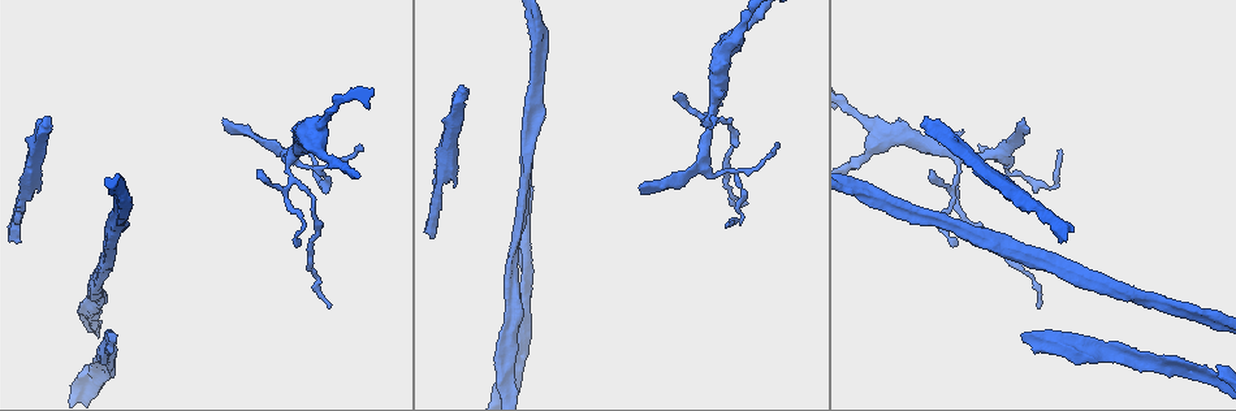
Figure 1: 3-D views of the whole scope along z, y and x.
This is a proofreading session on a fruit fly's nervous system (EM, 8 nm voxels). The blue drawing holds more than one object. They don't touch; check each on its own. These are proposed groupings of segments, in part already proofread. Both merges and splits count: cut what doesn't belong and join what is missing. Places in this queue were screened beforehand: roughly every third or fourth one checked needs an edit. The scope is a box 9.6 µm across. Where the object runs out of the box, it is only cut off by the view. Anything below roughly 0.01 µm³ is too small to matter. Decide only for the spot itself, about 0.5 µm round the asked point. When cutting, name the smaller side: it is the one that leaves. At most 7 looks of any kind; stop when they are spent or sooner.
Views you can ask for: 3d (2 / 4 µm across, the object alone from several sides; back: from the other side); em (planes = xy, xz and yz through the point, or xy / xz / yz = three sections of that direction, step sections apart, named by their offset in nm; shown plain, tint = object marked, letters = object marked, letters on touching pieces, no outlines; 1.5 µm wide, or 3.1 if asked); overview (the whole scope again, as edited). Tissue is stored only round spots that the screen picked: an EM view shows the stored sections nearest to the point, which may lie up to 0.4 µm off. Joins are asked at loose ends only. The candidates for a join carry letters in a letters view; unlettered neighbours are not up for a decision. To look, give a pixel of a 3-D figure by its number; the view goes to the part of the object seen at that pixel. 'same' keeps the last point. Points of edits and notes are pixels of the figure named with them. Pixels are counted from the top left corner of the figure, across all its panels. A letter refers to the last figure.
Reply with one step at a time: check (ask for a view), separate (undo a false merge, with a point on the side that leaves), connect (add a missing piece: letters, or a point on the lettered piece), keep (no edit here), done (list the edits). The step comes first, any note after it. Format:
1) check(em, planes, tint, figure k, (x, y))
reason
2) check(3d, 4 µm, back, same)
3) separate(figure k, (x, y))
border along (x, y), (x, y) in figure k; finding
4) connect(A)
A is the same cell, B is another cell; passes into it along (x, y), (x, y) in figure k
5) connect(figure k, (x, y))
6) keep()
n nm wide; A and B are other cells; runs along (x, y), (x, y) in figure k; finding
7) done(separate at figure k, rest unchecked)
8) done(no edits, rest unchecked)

check(3d, 4 µm, figure 1, (638, 188))
an open end

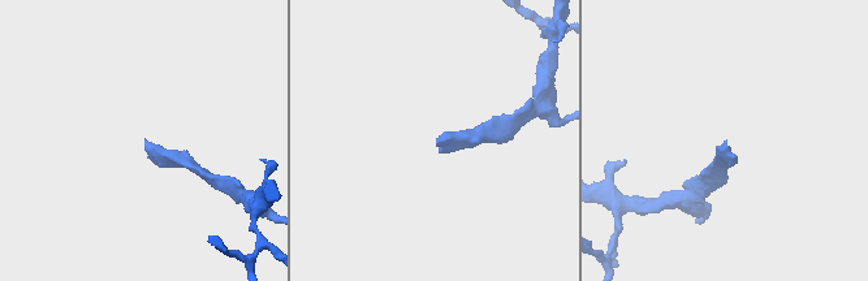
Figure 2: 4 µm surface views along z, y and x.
check(em, yz, step 4, tint, figure 2, (725, 144))
shape alone is not enough

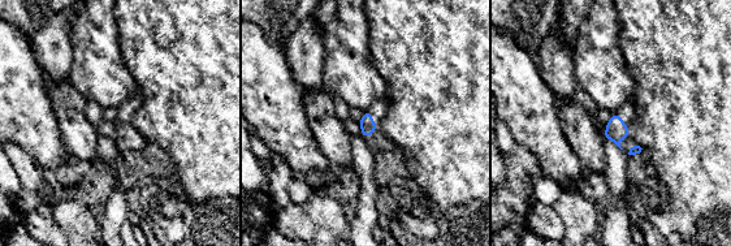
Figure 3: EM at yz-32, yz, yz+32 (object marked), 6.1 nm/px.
check(em, planes, letters, same)

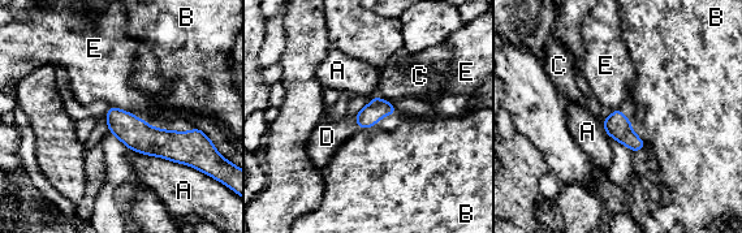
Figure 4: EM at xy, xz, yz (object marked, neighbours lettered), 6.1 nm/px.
connect(D)
120 nm wide; D is the same cell, A, B, C and E are other cells; passes into it along (376, 108), (357, 123), (327, 137) in figure 4; the neuron continues

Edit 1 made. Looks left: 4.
check(overview)

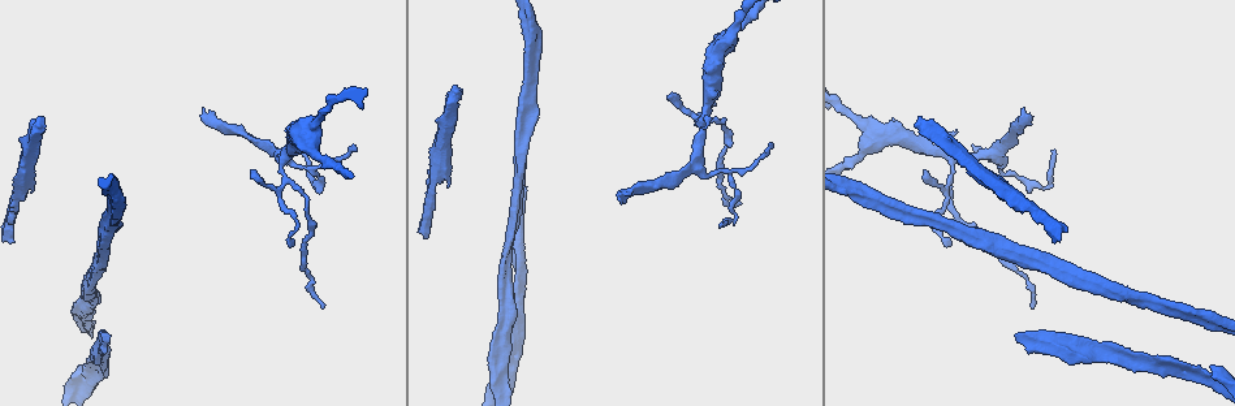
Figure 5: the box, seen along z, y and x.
check(em, planes, letters, figure 5, (722, 223))
thin end

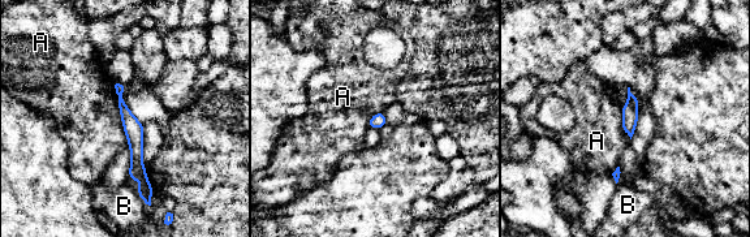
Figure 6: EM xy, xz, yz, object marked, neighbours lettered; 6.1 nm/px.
keep()
A touches over 400 nm; A and B are other cells; no lettered piece goes on from it

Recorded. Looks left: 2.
check(em, planes, tint, figure 5, (918, 118))
branch stops here

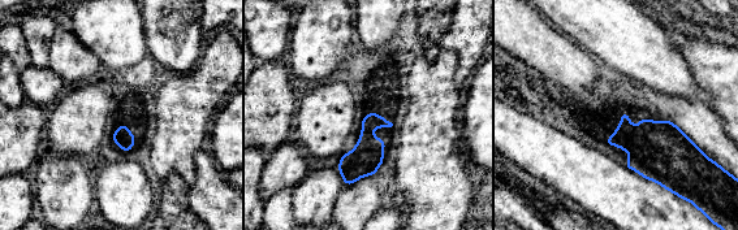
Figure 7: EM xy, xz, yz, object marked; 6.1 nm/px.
check(em, planes, letters, same)
see the neighbours

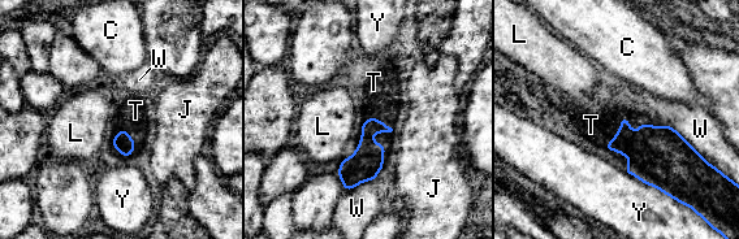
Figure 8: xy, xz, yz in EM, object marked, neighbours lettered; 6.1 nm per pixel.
connect(T)
T touches over 420 nm; T is the same cell, C, J, L, W and Y are other cells; passes into it along (656, 153), (629, 124), (591, 125) in figure 8; the neuron continues

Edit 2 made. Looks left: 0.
done(connect at figure 4, connect at figure 8, rest unchecked)

